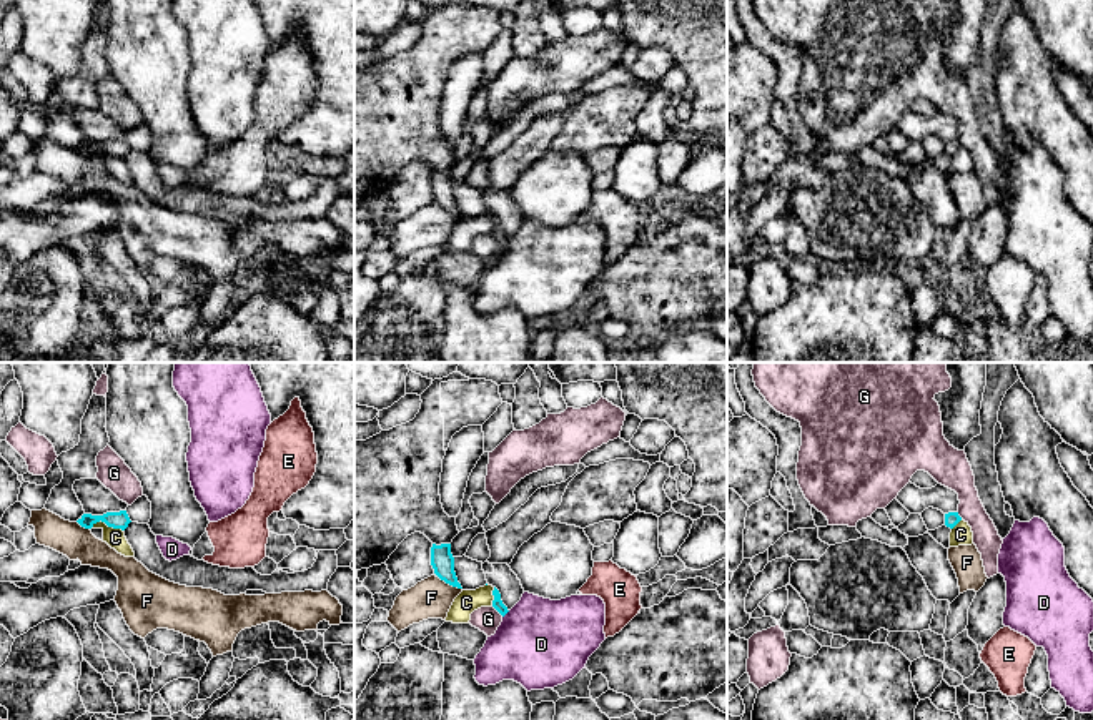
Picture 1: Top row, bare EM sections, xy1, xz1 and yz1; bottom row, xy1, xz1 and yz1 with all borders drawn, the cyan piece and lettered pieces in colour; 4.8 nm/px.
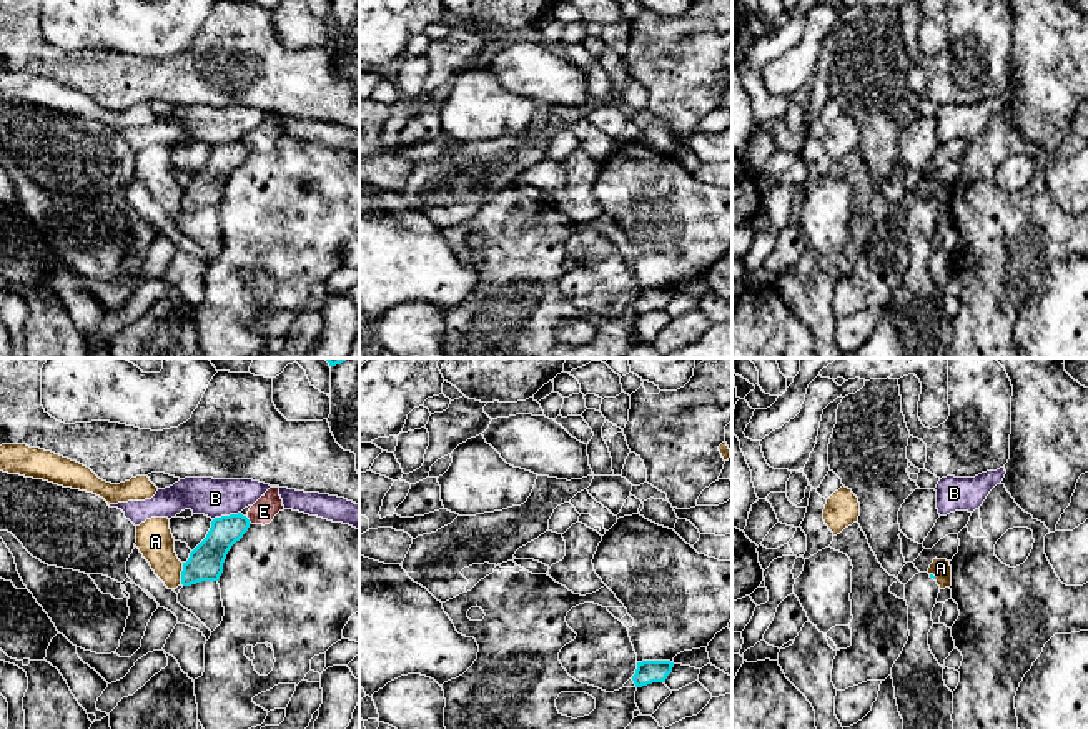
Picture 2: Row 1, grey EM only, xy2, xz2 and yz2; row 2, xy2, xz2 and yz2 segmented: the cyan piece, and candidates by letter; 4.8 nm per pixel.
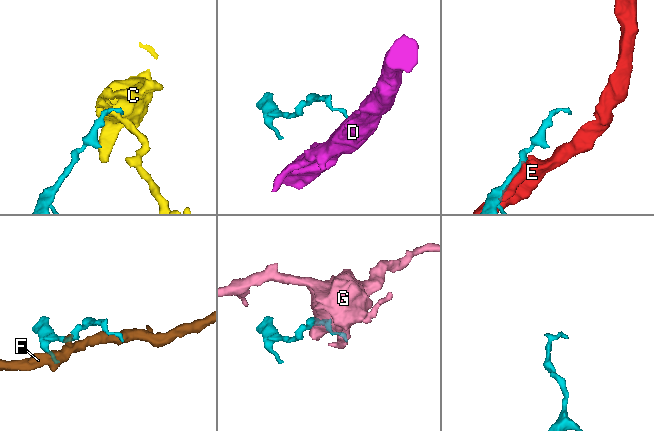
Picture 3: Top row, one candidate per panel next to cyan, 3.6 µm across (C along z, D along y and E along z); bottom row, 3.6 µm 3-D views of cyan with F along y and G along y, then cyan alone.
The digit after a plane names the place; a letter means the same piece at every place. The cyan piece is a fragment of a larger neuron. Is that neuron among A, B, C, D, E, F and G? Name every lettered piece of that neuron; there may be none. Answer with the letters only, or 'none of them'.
none of them

